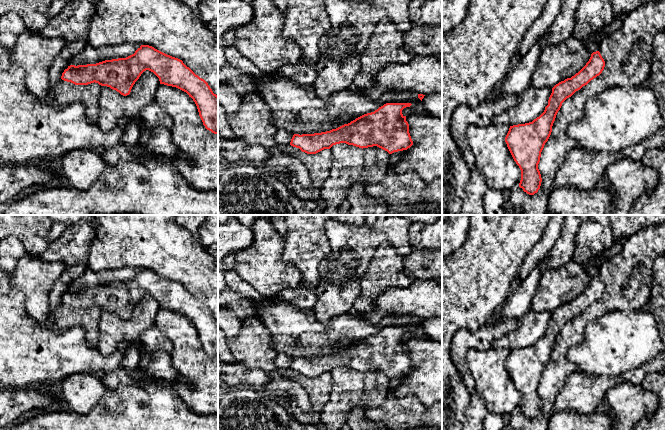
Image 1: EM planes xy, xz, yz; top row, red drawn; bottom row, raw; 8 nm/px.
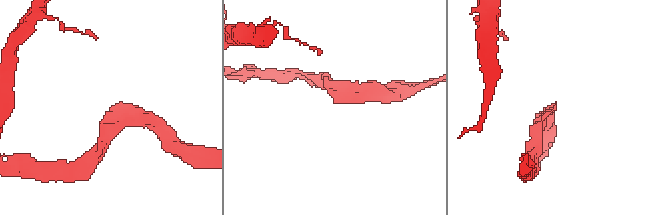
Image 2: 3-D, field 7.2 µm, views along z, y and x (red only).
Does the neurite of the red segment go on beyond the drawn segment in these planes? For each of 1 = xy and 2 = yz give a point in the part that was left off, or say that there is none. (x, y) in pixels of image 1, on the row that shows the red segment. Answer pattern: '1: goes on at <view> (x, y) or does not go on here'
1: does not go on here
2: does not go on here

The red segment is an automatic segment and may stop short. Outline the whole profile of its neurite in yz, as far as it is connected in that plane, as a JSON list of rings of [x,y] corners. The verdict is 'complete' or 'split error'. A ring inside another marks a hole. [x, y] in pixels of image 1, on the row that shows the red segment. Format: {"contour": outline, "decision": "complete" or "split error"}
{"contour": [[[599,51],[593,52],[586,65],[574,76],[552,88],[544,112],[532,122],[510,126],[505,137],[507,147],[521,170],[519,187],[529,195],[538,192],[542,178],[538,169],[541,152],[548,141],[562,103],[576,91],[599,76],[605,61]]], "decision": "complete"}

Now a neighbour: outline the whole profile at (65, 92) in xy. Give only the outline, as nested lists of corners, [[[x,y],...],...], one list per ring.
[[[60,79],[53,86],[55,101],[60,105],[81,102],[85,105],[86,117],[97,124],[99,119],[99,96],[102,86],[98,83],[75,85]]]

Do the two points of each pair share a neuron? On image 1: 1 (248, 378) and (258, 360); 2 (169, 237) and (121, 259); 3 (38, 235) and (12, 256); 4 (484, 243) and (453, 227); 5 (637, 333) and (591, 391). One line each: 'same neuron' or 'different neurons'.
1: different neurons
2: same neuron
3: different neurons
4: different neurons
5: different neurons

